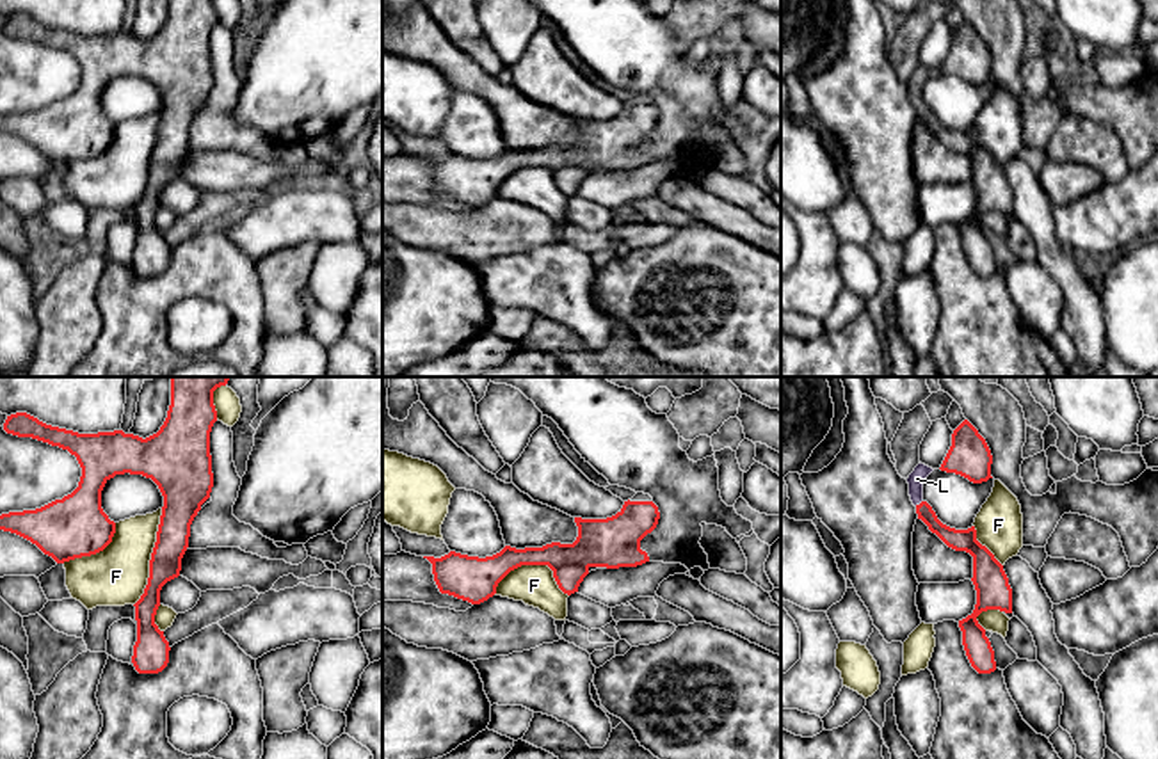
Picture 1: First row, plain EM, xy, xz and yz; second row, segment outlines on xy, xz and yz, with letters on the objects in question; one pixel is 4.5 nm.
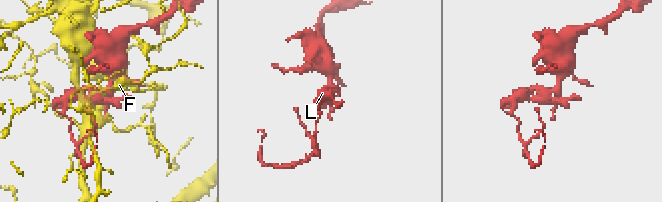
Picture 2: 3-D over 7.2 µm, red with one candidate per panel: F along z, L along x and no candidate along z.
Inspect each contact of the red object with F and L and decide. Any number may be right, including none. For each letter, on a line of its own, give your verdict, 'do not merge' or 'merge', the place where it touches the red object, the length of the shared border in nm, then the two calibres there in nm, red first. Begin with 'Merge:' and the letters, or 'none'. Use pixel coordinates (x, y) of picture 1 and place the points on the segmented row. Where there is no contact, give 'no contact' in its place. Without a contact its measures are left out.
Merge: L
F: do not merge | xy (152, 557) | 460 nm | 150/260 nm
L: merge | yz (920, 503) | 50 nm | 100/80 nm

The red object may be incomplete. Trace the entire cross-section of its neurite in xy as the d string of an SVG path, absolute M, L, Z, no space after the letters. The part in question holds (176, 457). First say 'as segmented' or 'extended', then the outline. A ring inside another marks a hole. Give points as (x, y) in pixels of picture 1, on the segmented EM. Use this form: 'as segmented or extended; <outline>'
as segmented; M171 377L171 405L160 430L146 439L125 434L123 430L78 434L39 421L27 412L7 416L4 430L18 437L32 437L52 446L68 450L76 457L82 476L78 487L36 510L9 512L0 515L0 530L16 533L36 544L57 563L91 556L103 551L116 533L116 523L101 508L101 491L116 475L142 475L151 478L162 496L164 507L157 531L157 542L149 560L149 578L135 606L137 642L133 645L132 663L139 674L158 674L169 663L169 642L164 631L155 624L160 606L162 587L178 578L181 558L189 547L190 524L201 505L210 498L213 487L210 432L217 421L213 391L226 386L233 377Z

